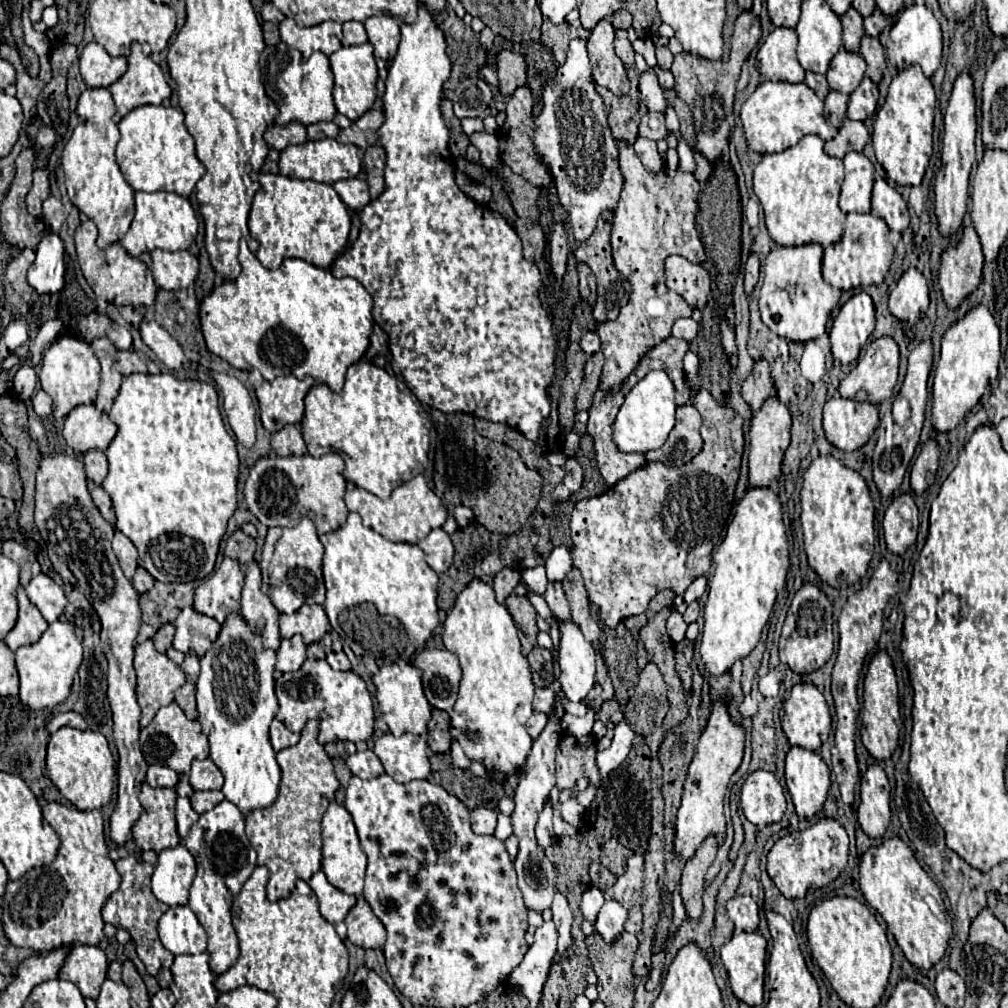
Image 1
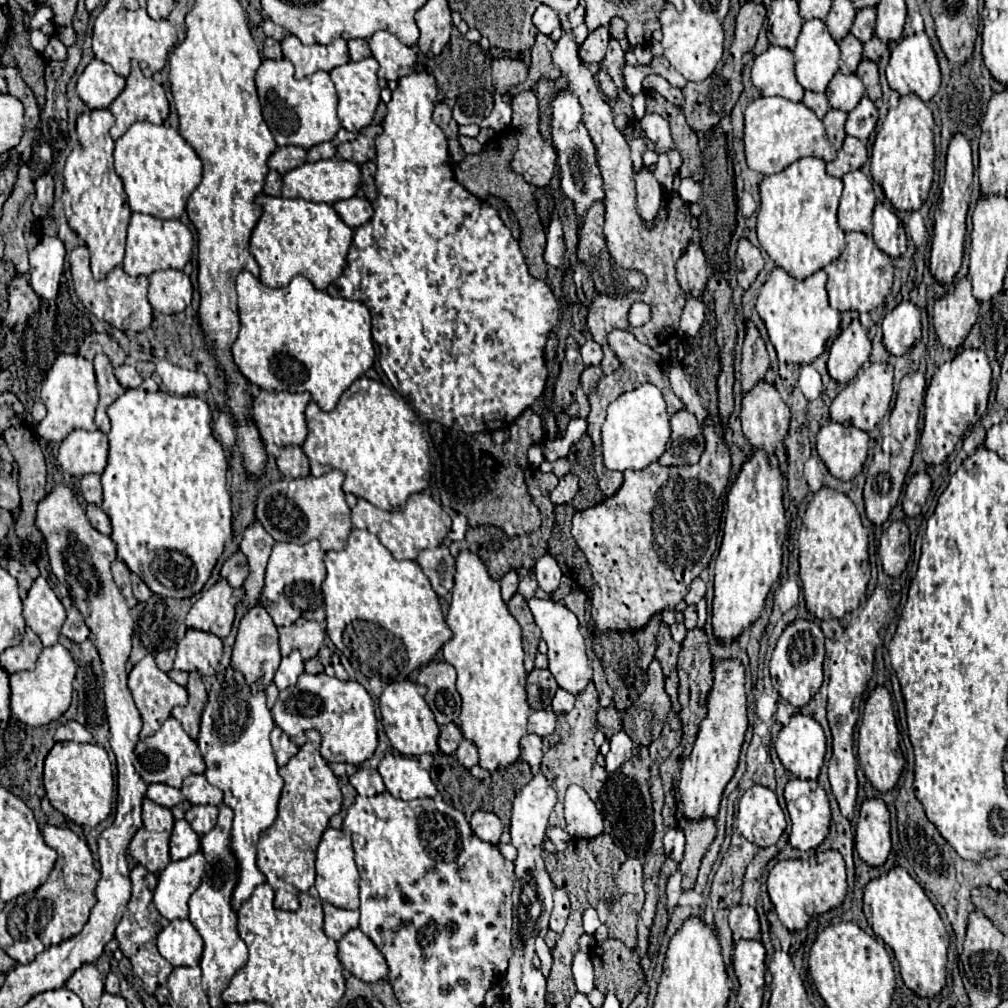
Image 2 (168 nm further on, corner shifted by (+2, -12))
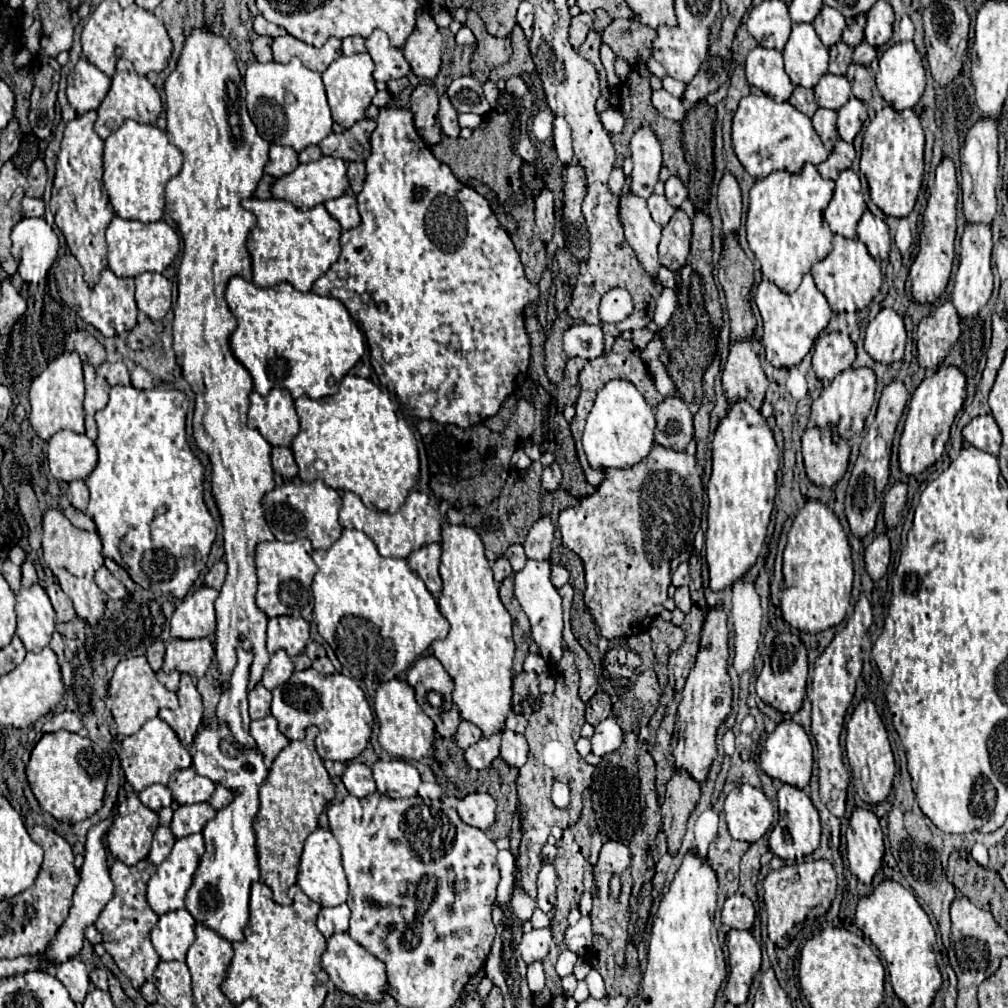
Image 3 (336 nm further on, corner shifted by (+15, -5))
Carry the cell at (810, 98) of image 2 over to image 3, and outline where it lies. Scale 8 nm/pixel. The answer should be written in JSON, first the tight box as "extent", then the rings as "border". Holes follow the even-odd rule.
{"extent":[788,87,818,117],"border":[[[794,87],[794,93],[792,97],[788,99],[798,111],[802,111],[804,115],[812,117],[814,111],[818,109],[816,101],[814,101],[814,91],[812,89],[806,89],[806,87]]]}

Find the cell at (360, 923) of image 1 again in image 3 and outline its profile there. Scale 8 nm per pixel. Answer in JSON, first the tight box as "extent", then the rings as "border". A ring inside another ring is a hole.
{"extent":[322,933,386,1001],"border":[[[334,933],[328,939],[328,947],[322,955],[322,969],[330,975],[334,985],[340,991],[346,991],[358,999],[366,1001],[380,1001],[382,991],[386,989],[386,969],[380,959],[368,953],[360,943],[356,943],[348,933]]]}

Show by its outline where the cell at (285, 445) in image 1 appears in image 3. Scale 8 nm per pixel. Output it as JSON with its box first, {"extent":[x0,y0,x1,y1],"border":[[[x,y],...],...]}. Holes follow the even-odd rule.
{"extent":[272,447,298,479],"border":[[[272,447],[272,469],[280,473],[284,479],[292,479],[298,475],[298,467],[292,455],[292,449],[288,447]]]}

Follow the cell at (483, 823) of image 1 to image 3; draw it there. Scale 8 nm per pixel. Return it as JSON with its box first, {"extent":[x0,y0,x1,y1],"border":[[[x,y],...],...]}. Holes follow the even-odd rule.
{"extent":[456,793,496,831],"border":[[[474,793],[474,795],[466,795],[464,799],[460,799],[456,809],[464,823],[486,831],[494,823],[496,801],[488,793]]]}

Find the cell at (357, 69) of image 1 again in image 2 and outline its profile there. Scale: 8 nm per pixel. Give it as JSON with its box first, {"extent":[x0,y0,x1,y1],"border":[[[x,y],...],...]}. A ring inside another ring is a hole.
{"extent":[331,58,381,132],"border":[[[365,58],[361,62],[347,62],[347,64],[331,70],[331,80],[333,80],[333,84],[337,88],[337,96],[339,96],[339,120],[341,120],[341,126],[349,132],[359,132],[373,122],[377,104],[381,100],[379,98],[381,86],[379,86],[377,70],[379,70],[379,64],[375,58]]]}

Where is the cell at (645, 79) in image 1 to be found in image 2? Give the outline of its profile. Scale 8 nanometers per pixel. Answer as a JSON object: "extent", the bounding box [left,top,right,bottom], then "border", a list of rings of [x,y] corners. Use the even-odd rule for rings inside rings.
{"extent":[641,112,675,154],"border":[[[647,112],[645,118],[641,120],[641,128],[647,134],[647,138],[653,142],[653,150],[657,154],[661,154],[661,152],[667,154],[669,150],[675,148],[671,132],[669,132],[669,124],[667,124],[667,120],[663,116]]]}

